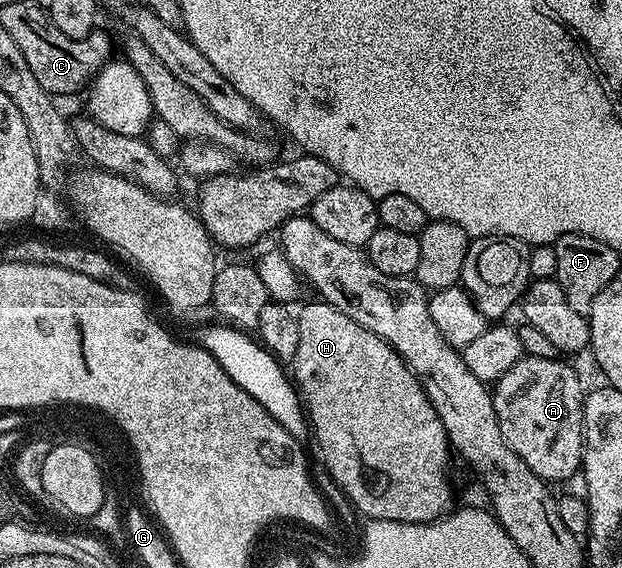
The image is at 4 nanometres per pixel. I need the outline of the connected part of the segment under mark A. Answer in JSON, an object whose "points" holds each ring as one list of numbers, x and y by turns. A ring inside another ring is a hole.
{"points":[[523,355,518,363,506,373,502,379,495,381,494,387,491,389,492,401,494,402,494,414,498,418,498,426,502,426,502,438,506,438,506,442,510,446,510,450,514,450,514,454,518,454,518,458,522,458,522,462,526,462,526,466,530,466,530,470,534,475,545,482,553,482,552,480,568,480,572,475,581,471,584,463,584,398,586,388,580,385,580,380,576,377,576,372,568,364,563,364,560,358,540,358]]}

